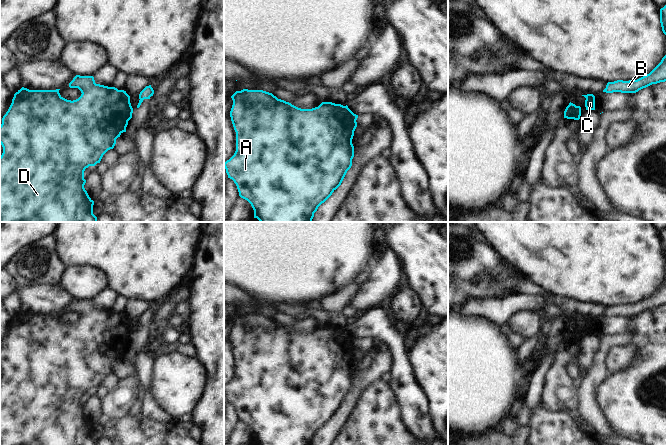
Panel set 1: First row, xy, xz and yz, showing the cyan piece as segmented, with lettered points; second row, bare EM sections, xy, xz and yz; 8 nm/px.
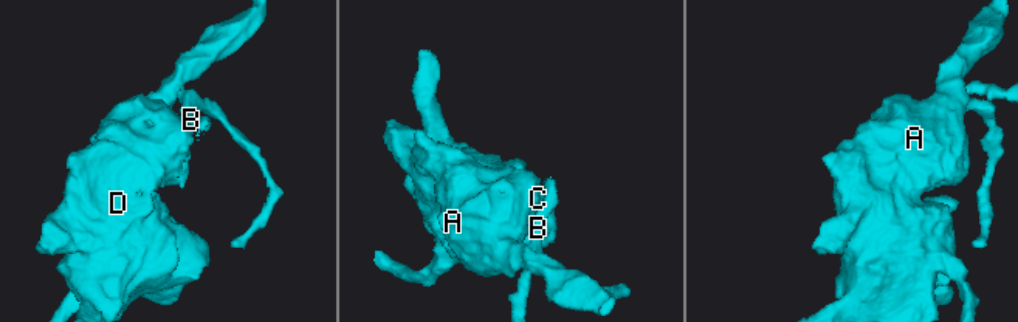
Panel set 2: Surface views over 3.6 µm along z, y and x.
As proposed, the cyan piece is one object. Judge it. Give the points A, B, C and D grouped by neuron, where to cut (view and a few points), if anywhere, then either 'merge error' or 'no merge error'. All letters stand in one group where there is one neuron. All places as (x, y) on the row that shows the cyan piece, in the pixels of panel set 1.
A C D / B | yz (565, 110), (571, 110), (579, 117) | merge error

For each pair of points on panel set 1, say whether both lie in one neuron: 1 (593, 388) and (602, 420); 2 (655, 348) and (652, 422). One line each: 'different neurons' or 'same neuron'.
1: same neuron
2: same neuron

